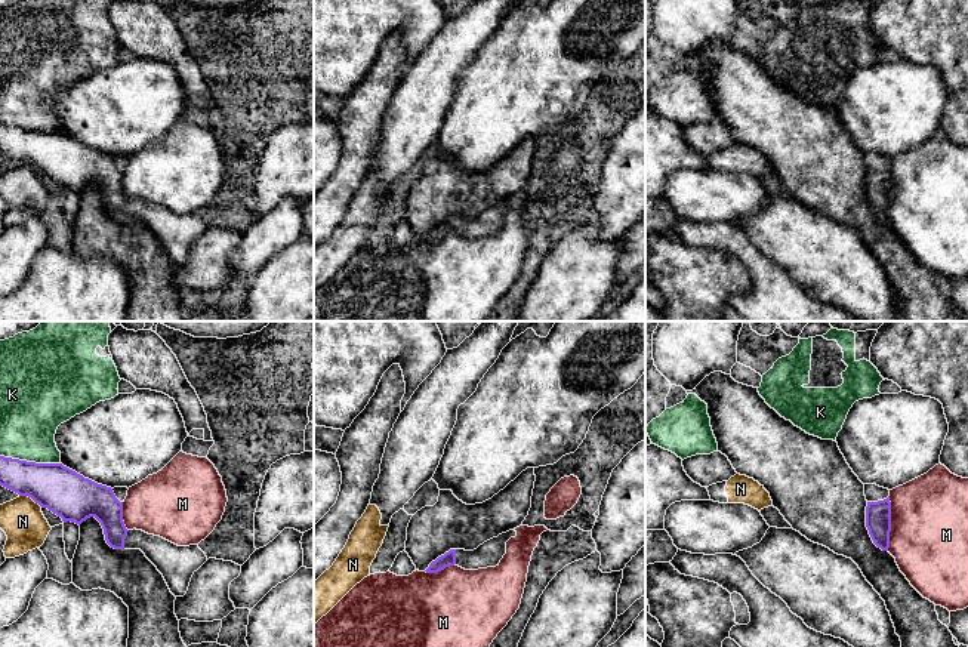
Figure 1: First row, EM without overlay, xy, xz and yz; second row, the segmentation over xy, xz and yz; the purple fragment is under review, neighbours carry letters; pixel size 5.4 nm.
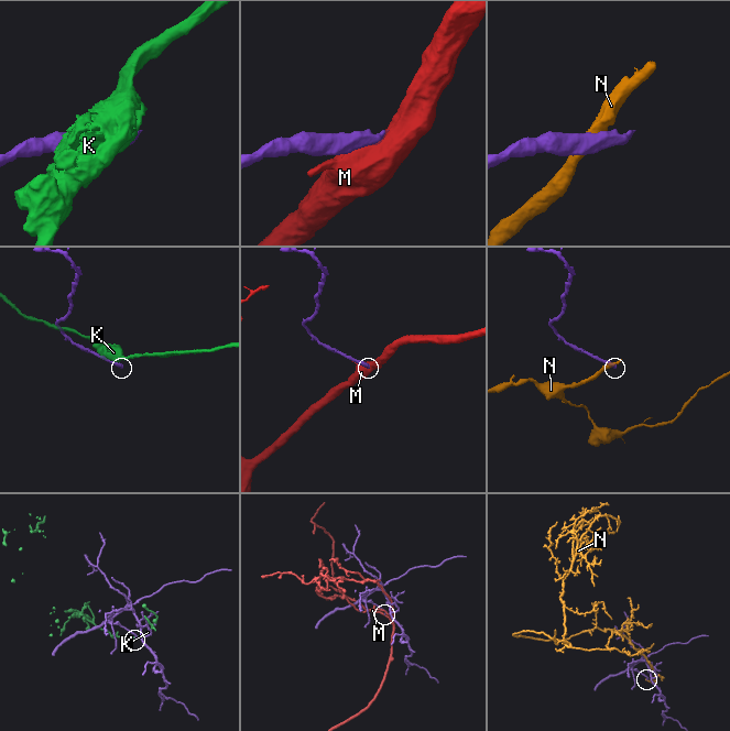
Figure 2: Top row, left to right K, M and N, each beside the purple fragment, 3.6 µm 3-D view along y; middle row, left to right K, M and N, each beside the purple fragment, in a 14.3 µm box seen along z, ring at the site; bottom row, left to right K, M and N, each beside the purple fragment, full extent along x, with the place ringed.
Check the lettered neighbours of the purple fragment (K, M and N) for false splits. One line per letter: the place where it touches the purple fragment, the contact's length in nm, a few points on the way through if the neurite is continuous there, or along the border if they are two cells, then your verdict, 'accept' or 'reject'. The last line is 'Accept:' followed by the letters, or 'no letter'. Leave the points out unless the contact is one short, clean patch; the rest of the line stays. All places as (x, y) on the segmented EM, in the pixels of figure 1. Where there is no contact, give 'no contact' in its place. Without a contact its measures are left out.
K: xy (30, 462) | 320 nm | reject
M: yz (890, 523) | 300 nm | reject
N: xy (31, 498) | 140 nm | along xy (19, 495), (30, 496), (42, 507) | reject
Accept: no letter

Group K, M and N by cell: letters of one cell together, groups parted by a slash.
K / M / N

